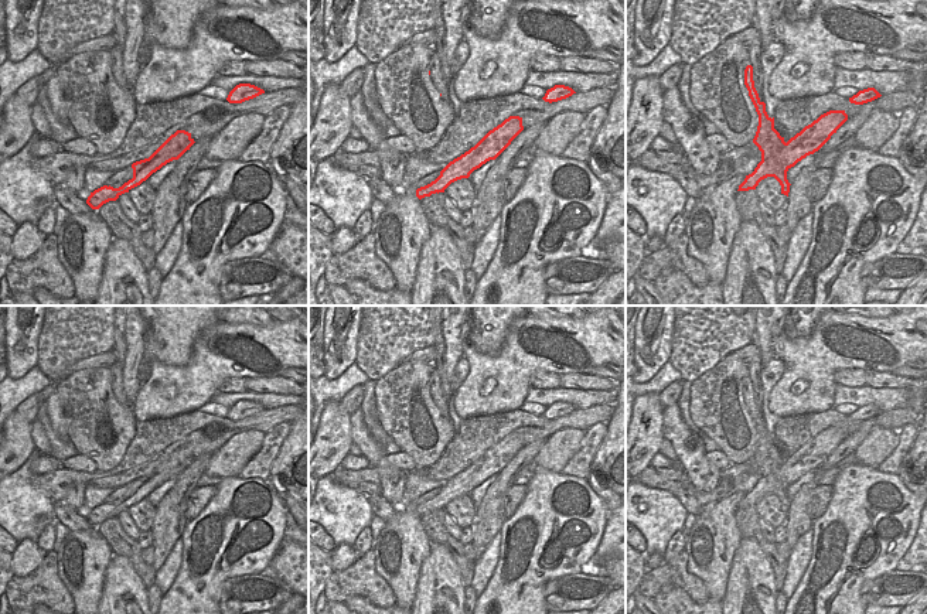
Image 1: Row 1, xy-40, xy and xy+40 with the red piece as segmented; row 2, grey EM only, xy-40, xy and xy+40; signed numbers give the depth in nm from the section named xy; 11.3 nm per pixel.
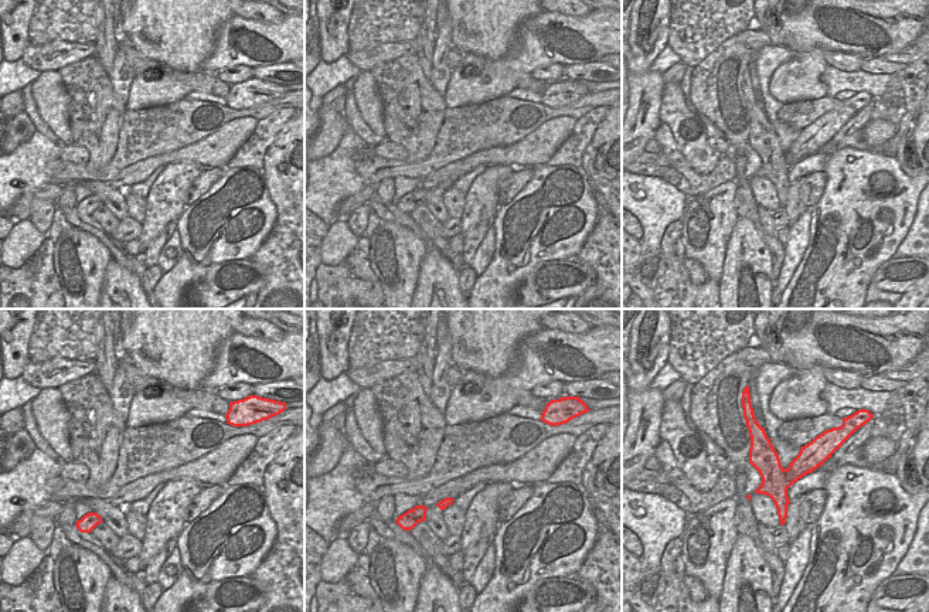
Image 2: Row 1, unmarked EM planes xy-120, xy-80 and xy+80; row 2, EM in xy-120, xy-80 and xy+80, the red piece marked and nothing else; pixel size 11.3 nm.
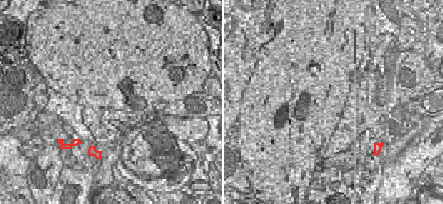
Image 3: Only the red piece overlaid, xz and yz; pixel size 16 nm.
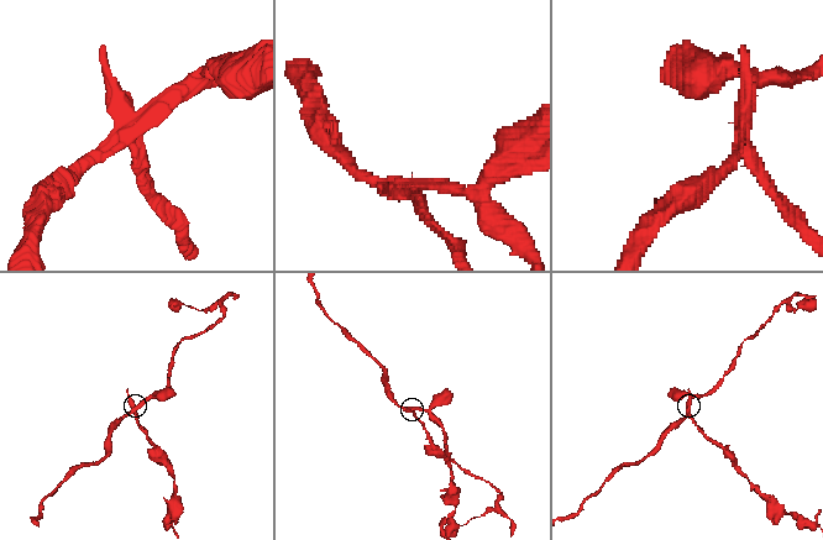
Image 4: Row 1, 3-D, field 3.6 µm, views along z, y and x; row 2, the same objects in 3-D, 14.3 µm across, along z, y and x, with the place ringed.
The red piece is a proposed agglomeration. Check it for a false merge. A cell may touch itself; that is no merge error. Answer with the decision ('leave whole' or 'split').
split

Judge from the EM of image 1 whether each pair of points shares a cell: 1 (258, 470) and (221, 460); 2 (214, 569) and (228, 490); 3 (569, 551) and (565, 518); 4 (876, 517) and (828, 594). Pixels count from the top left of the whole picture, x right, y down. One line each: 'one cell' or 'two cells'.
1: two cells
2: one cell
3: one cell
4: one cell

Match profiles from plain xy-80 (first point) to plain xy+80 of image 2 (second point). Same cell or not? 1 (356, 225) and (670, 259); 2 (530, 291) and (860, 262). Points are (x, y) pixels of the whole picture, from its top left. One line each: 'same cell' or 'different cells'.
1: same cell
2: different cells

